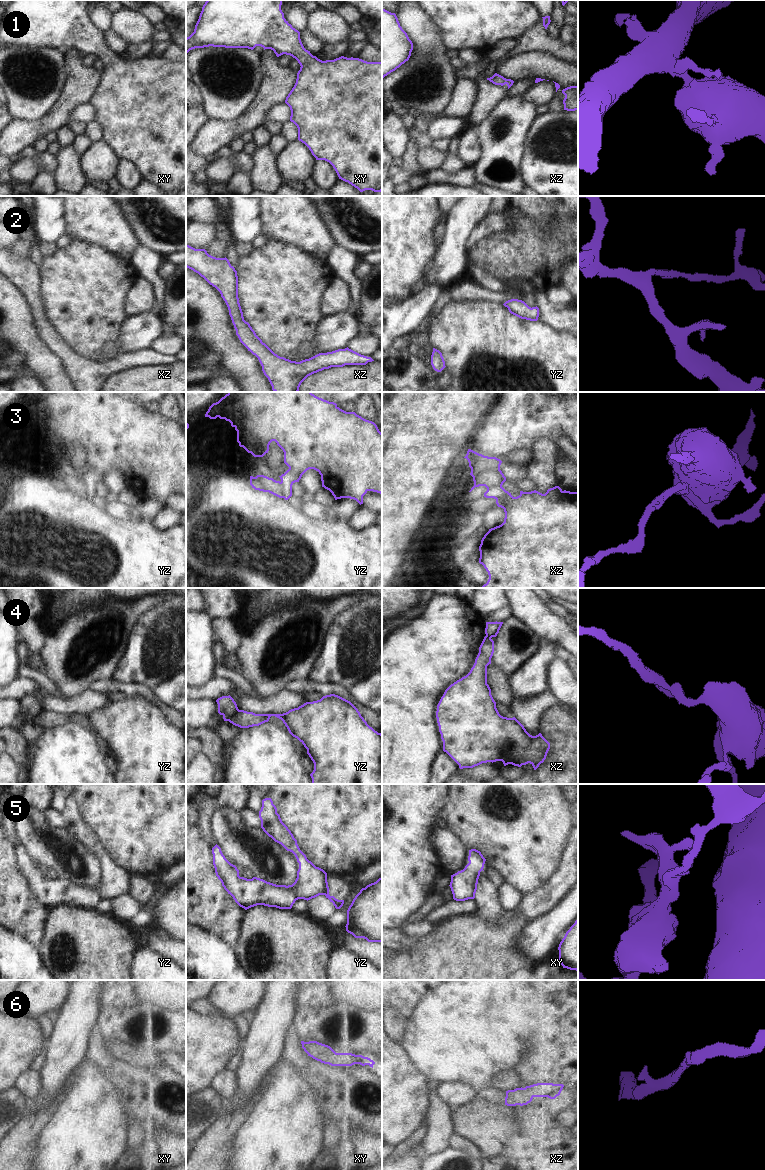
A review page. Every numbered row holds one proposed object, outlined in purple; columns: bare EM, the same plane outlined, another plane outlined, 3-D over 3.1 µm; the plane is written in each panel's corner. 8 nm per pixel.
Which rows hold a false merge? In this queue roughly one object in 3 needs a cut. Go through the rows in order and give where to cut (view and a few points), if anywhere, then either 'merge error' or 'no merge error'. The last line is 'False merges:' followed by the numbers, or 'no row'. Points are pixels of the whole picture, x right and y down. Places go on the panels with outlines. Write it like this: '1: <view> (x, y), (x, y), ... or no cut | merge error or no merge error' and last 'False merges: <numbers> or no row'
1: no cut | no merge error
2: no cut | no merge error
3: yz (280, 482), (283, 488), (283, 497) | merge error
4: yz (238, 709), (228, 720) | merge error
5: no cut | no merge error
6: no cut | no merge error
False merges: 3, 4

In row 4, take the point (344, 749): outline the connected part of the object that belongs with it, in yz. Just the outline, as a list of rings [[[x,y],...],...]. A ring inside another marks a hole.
[[[330,694],[283,714],[255,714],[238,709],[229,722],[249,728],[268,722],[271,716],[281,719],[289,733],[307,749],[314,763],[312,784],[382,784],[382,734],[367,724],[350,701]]]

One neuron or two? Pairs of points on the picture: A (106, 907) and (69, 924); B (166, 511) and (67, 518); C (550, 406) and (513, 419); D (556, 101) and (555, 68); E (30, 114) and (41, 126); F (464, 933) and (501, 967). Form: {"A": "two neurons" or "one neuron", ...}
{"A": "two neurons", "B": "two neurons", "C": "one neuron", "D": "one neuron", "E": "two neurons", "F": "one neuron"}

